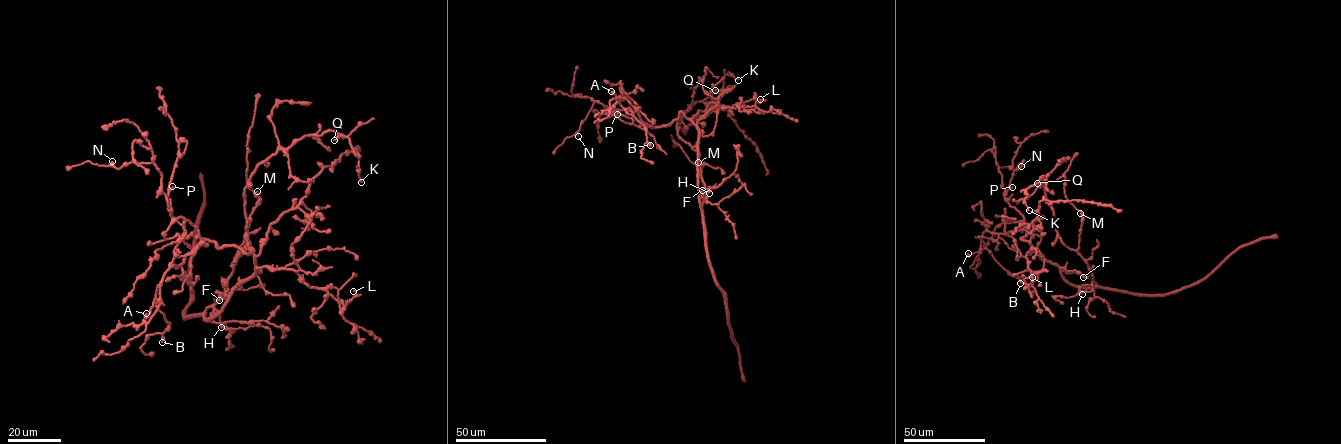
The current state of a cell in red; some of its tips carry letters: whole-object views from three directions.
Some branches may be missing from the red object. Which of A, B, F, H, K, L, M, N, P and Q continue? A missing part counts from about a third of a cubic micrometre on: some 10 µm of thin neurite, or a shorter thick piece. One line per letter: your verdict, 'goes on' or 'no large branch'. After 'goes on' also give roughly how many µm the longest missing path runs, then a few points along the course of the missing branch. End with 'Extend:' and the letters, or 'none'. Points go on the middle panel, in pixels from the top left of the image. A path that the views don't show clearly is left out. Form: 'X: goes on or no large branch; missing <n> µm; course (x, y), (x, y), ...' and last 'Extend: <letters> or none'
A: no large branch
B: no large branch
F: no large branch
H: no large branch
K: no large branch
L: no large branch
M: no large branch
N: no large branch
P: no large branch
Q: no large branch
Extend: none

